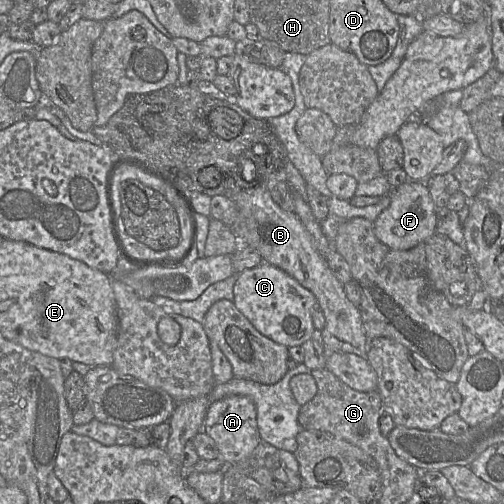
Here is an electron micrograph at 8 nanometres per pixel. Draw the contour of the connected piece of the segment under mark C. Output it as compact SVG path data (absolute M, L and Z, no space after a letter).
M262 262L240 272L233 294L232 302L252 325L261 334L288 349L302 346L316 331L312 319L312 309L317 303L315 295L280 268Z

